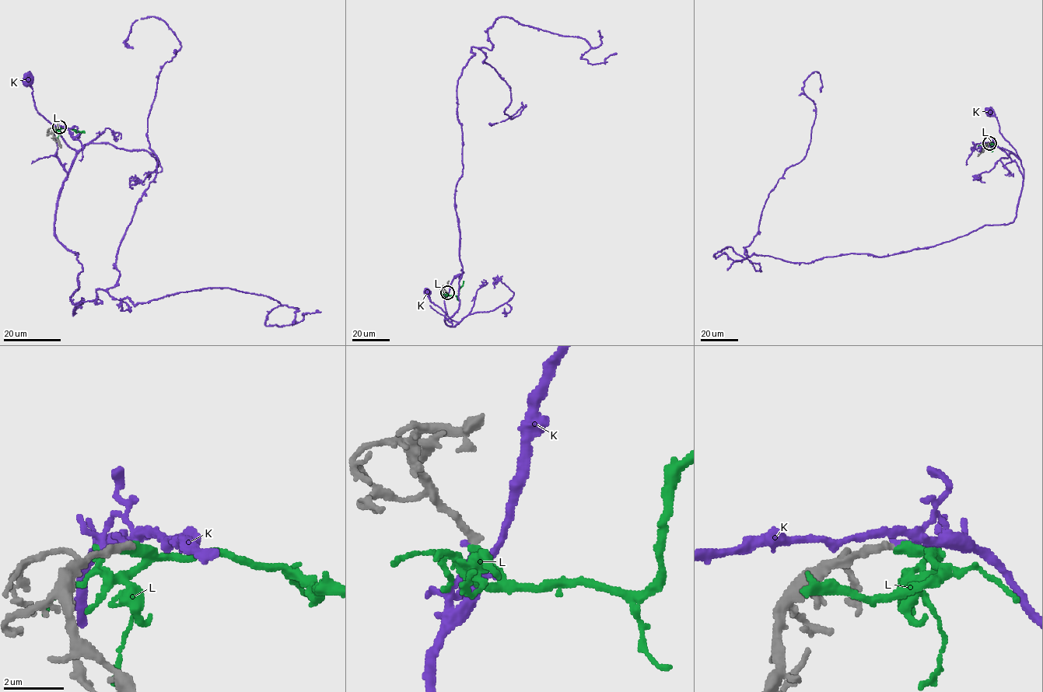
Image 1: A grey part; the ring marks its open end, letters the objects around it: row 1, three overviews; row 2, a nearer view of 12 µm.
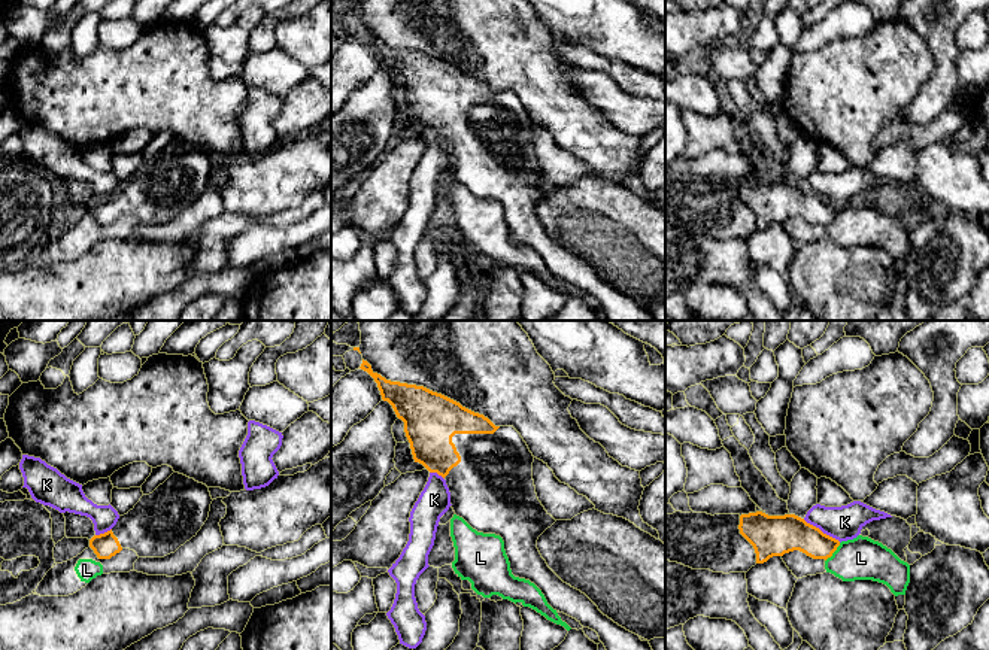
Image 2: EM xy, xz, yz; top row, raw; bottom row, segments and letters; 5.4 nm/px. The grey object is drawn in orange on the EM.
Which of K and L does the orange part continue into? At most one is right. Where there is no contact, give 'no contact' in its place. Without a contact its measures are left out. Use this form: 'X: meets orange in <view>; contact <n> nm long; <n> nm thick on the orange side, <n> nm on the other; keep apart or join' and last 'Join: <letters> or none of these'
K: meets orange in yz; contact 240 nm long; 220 nm thick on the orange side, 180 nm on the other; keep apart
L: meets orange in yz; contact 130 nm long; 190 nm thick on the orange side, 220 nm on the other; keep apart
Join: none of these

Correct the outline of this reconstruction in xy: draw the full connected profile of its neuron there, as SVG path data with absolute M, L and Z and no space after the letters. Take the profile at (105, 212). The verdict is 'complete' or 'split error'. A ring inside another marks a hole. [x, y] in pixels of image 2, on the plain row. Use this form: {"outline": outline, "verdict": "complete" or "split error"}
{"outline": "M173 139L152 160L143 161L133 176L119 182L110 197L94 201L90 213L98 225L110 225L122 215L134 216L139 224L164 224L197 201L209 183L212 167L206 151Z", "verdict": "split error"}

